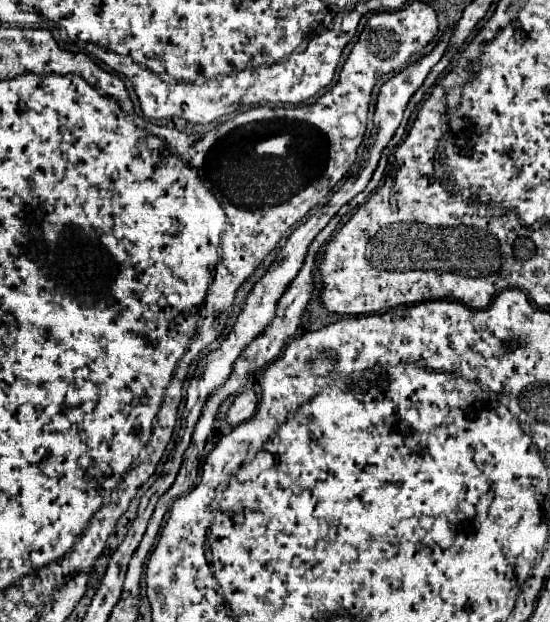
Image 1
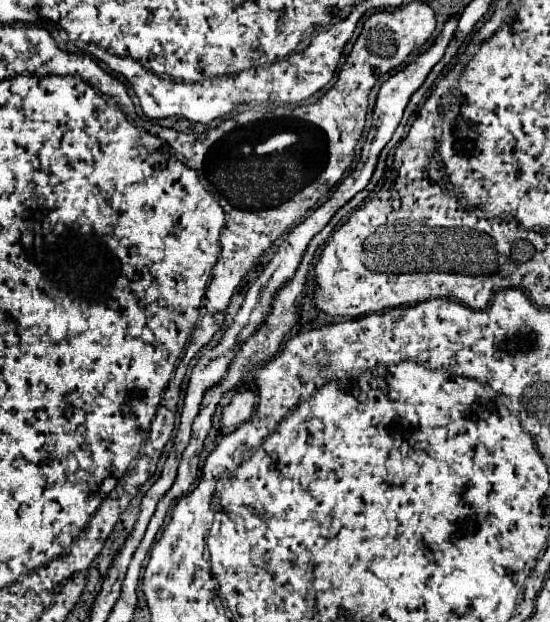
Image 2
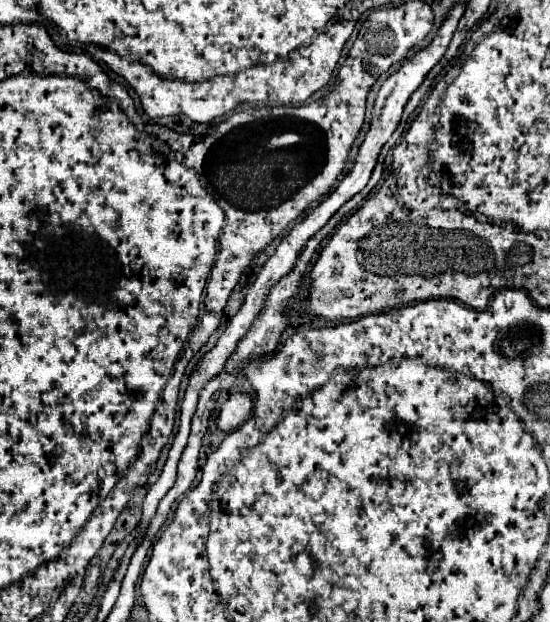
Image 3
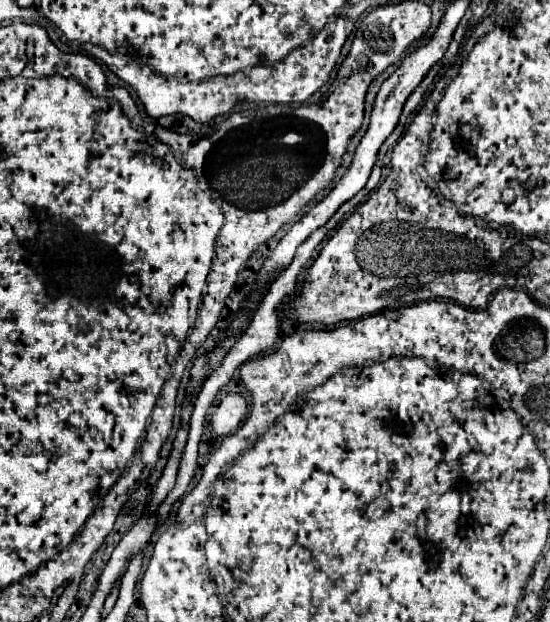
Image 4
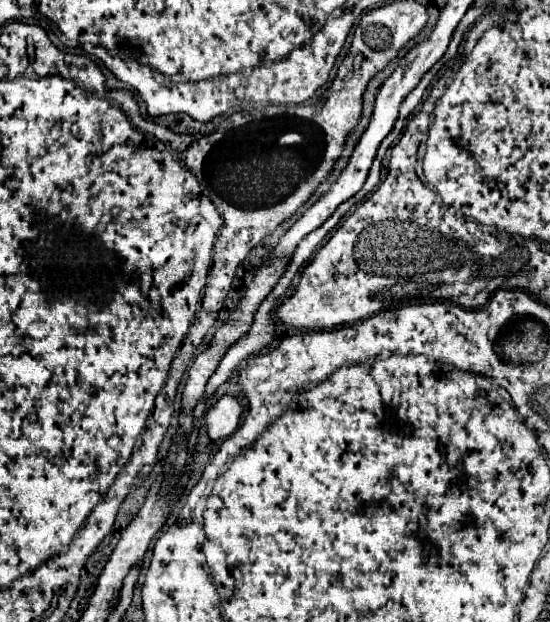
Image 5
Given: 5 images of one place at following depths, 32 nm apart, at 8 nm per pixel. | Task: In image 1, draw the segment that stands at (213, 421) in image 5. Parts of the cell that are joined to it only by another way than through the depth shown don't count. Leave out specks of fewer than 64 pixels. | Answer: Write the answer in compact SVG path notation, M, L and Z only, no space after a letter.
M252 388L242 390L240 394L236 394L232 406L228 408L228 412L226 412L226 422L228 422L230 426L238 426L238 424L246 422L246 420L254 414L256 406L258 406L258 396L256 396L256 392L254 392Z

